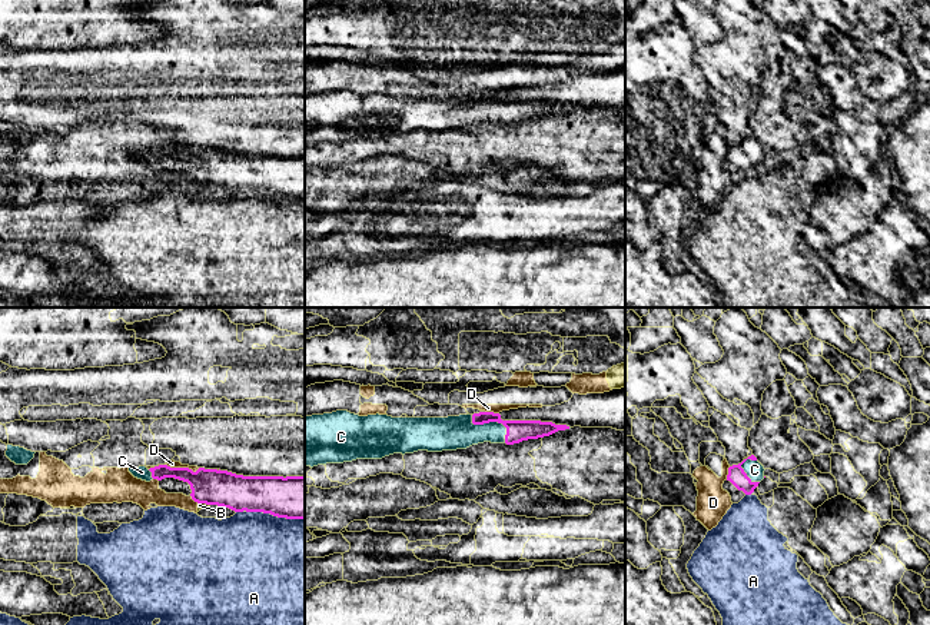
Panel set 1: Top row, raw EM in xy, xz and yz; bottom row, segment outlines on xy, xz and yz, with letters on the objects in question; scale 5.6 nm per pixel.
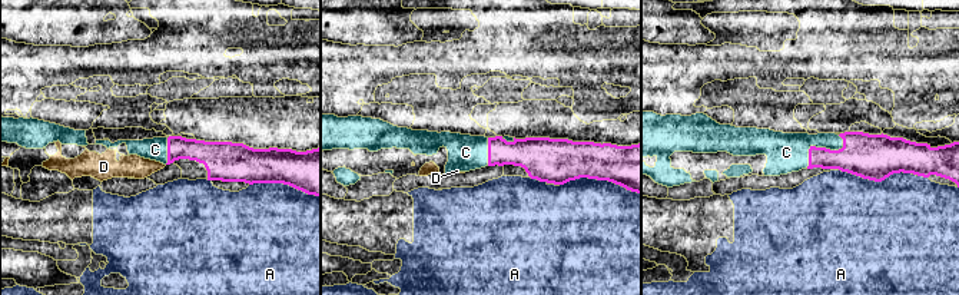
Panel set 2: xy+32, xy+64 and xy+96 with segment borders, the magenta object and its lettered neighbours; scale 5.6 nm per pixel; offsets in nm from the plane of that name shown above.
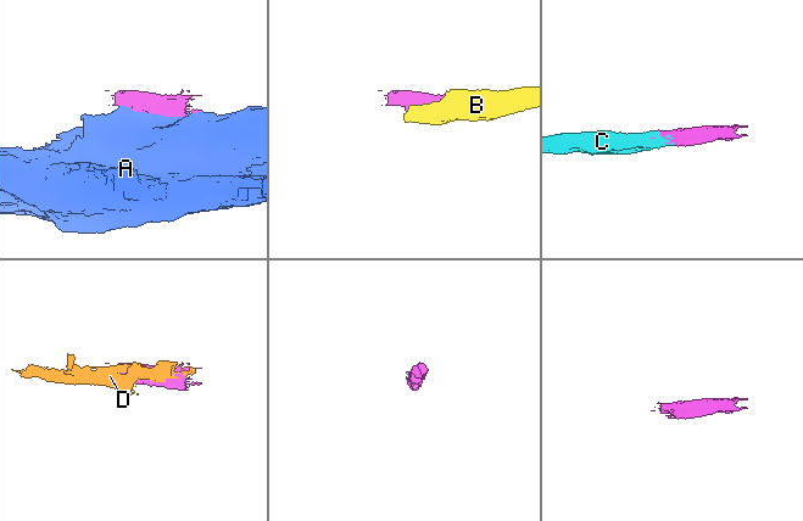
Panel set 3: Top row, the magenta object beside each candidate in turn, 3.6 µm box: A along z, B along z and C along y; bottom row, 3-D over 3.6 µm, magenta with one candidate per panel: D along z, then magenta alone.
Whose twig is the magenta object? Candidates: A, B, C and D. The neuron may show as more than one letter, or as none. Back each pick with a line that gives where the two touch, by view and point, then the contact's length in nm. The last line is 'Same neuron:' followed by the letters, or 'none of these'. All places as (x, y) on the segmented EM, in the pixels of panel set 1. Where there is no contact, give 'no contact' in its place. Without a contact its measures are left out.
C: meets magenta in xz at (492, 421); contact 260 nm long
Same neuron: C

